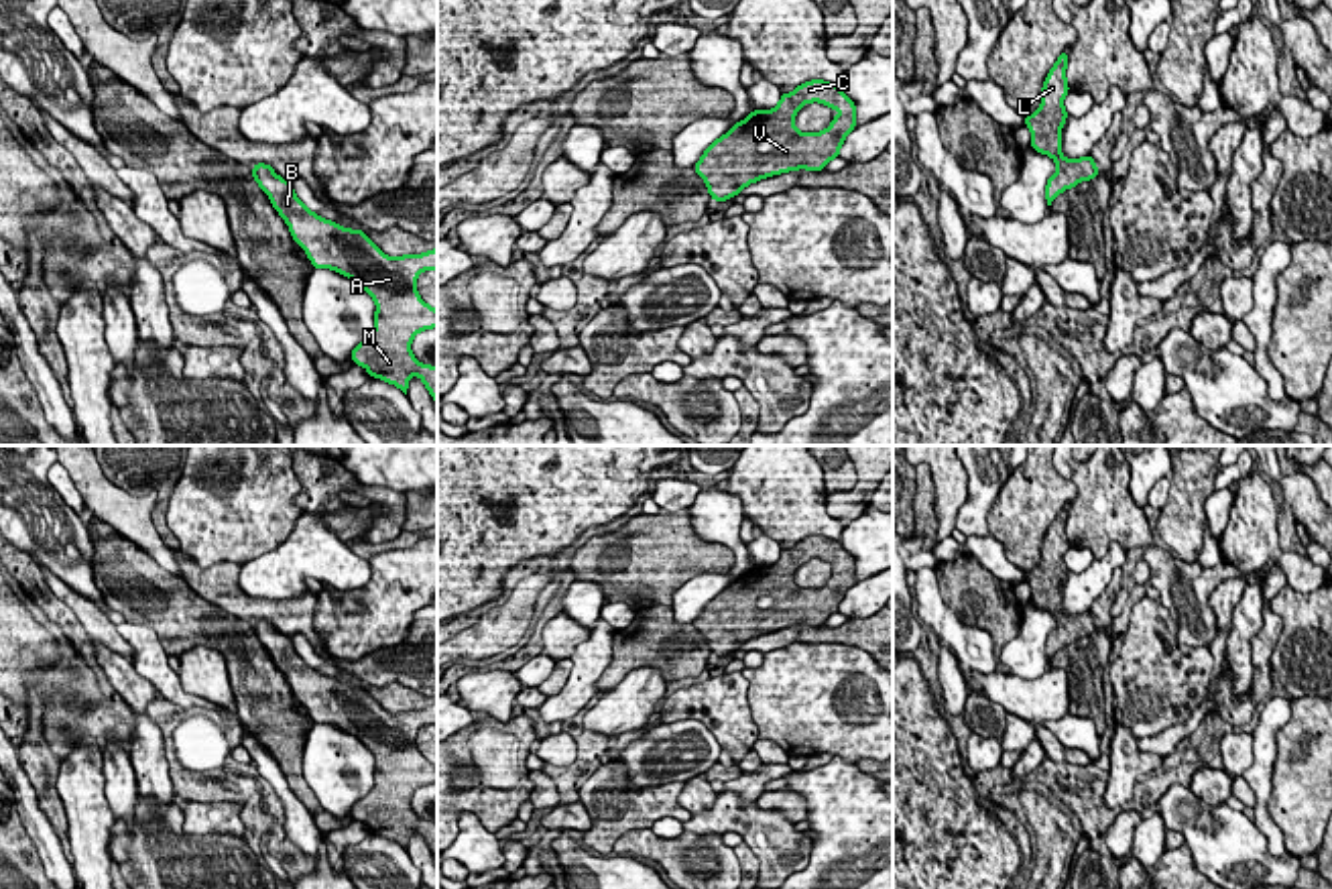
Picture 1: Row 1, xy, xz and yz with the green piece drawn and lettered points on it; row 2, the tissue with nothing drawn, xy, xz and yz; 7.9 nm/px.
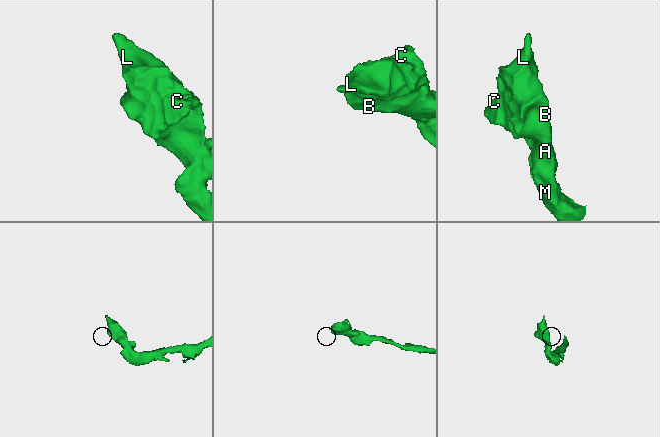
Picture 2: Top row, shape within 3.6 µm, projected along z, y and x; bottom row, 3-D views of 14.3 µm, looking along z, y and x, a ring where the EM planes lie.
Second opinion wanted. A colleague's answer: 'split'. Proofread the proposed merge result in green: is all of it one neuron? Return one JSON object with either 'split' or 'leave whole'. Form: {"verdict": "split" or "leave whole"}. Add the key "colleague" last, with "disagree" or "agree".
{"verdict": "leave whole", "colleague": "disagree"}

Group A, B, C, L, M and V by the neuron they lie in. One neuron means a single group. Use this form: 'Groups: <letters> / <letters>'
Groups: A B C L M V

